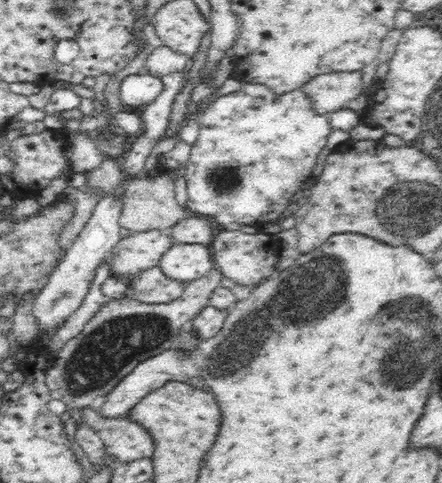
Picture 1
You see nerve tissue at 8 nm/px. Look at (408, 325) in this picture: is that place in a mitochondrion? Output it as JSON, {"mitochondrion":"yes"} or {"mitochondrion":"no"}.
{"mitochondrion":"yes"}

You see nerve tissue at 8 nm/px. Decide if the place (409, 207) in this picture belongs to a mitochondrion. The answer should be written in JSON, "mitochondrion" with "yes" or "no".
{"mitochondrion":"yes"}

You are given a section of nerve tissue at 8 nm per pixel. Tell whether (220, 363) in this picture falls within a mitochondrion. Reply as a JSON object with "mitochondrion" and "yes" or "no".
{"mitochondrion":"yes"}

